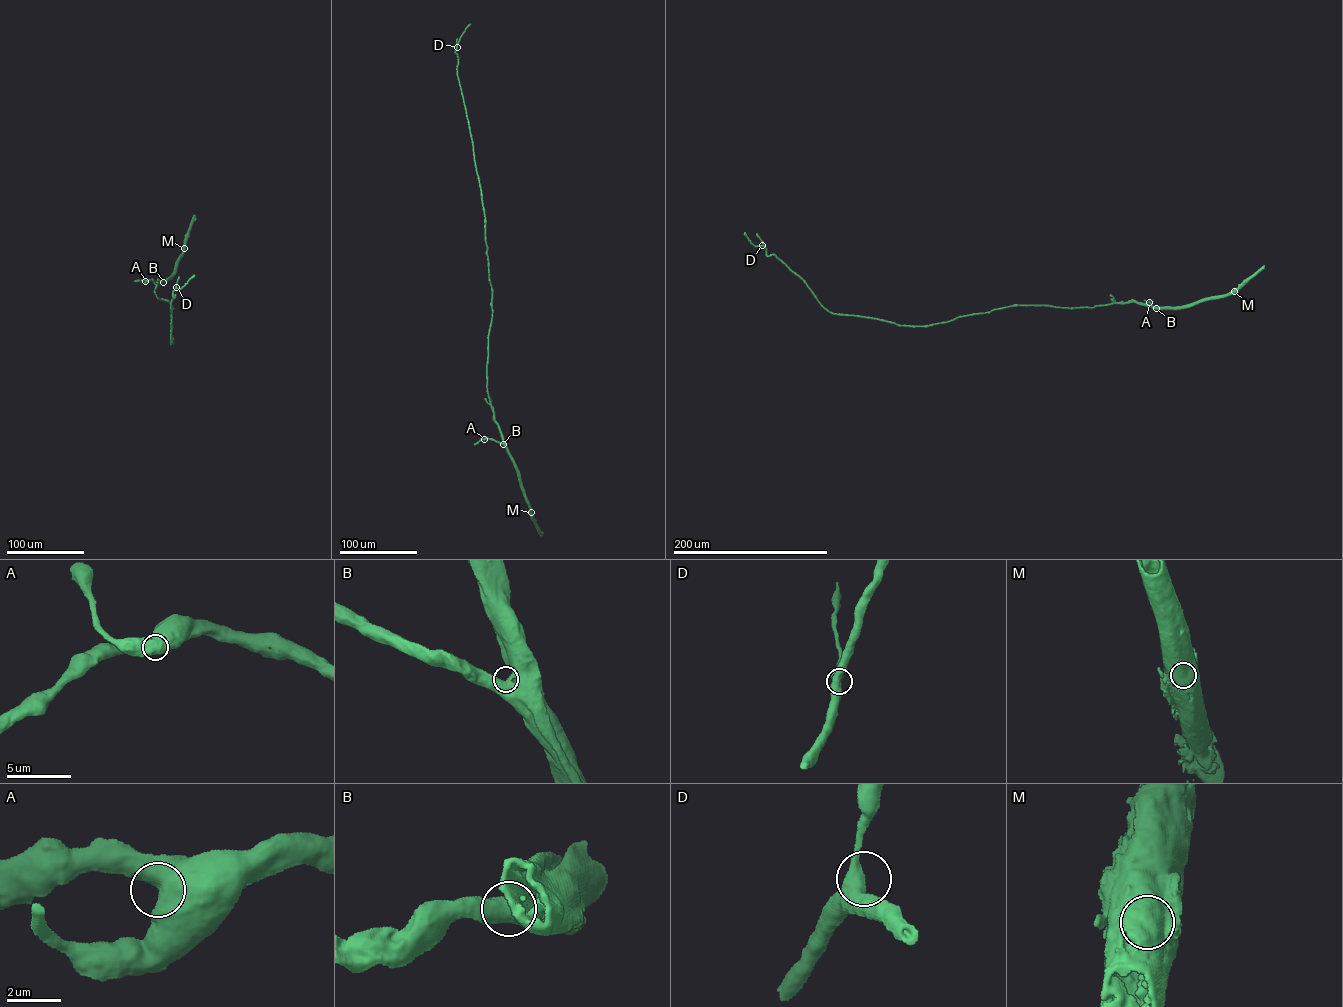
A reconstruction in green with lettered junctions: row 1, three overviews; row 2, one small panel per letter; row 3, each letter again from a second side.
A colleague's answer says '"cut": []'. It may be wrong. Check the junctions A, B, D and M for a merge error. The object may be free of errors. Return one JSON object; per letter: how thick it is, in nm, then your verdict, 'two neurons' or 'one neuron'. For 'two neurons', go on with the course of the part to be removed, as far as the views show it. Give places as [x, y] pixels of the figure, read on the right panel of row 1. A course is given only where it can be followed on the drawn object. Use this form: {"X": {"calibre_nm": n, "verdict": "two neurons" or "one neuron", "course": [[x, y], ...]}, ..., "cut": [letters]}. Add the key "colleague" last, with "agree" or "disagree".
{"A": {"calibre_nm": 1000, "verdict": "one neuron"}, "B": {"calibre_nm": 700, "verdict": "one neuron"}, "D": {"calibre_nm": 550, "verdict": "one neuron"}, "M": {"calibre_nm": 900, "verdict": "one neuron"}, "cut": [], "colleague": "agree"}

